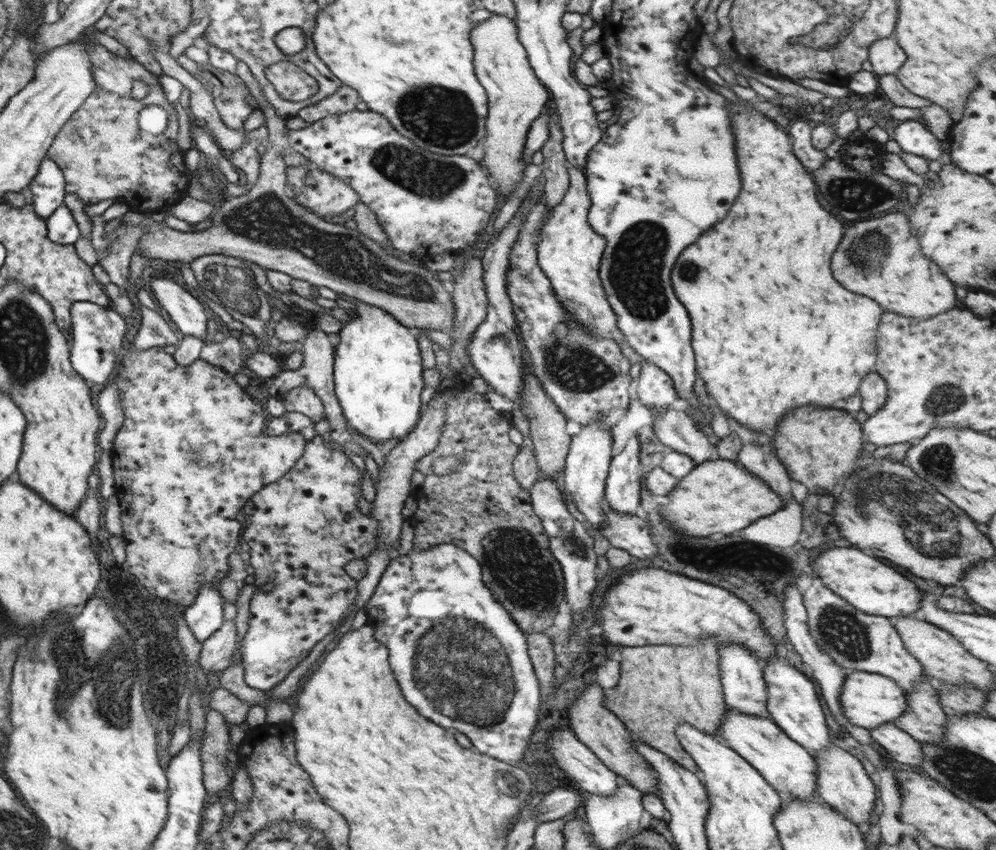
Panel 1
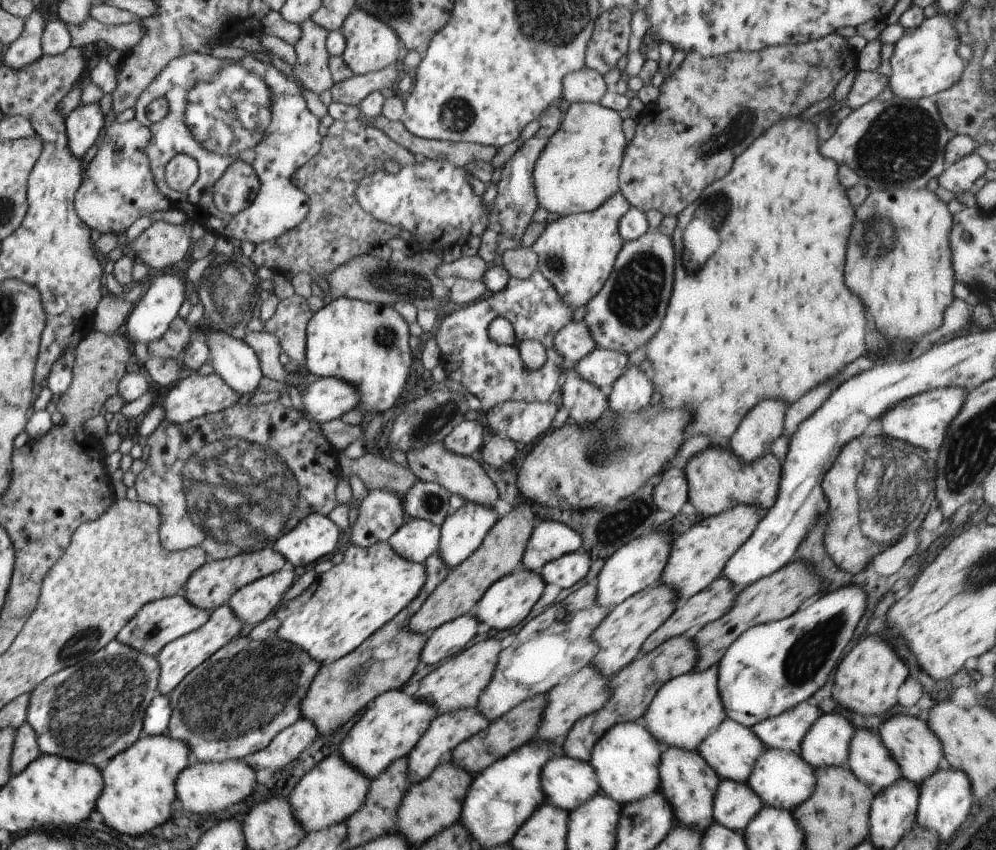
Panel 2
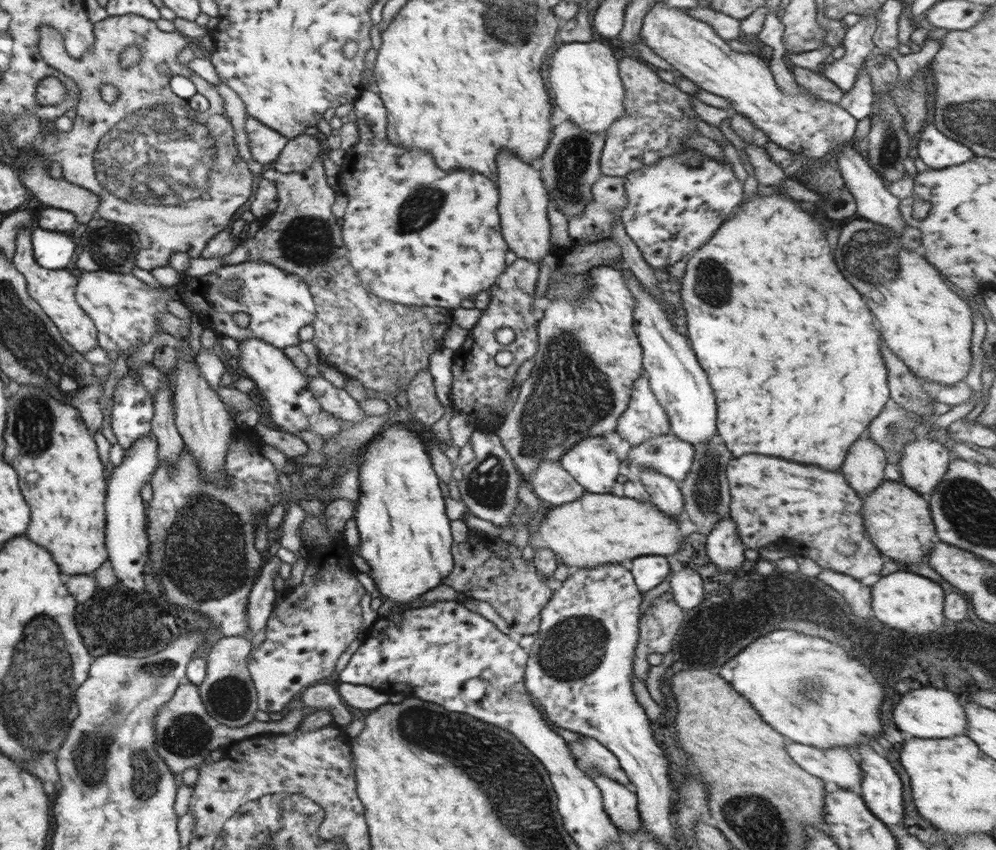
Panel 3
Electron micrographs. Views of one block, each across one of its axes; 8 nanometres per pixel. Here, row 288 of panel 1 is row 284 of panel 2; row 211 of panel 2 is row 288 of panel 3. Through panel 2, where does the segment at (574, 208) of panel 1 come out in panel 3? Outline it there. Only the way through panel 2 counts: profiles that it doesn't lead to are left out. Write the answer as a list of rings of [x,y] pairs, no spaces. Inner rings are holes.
[[[596,266],[596,268],[592,268],[586,275],[588,275],[588,280],[584,282],[584,291],[586,291],[586,285],[588,285],[588,294],[586,294],[586,296],[582,296],[582,298],[578,298],[578,300],[554,298],[554,300],[551,300],[551,304],[548,308],[543,312],[543,316],[539,319],[538,326],[536,326],[539,342],[538,351],[534,356],[536,363],[534,364],[530,378],[521,385],[520,394],[518,394],[518,399],[514,407],[510,412],[506,413],[504,420],[502,420],[496,432],[501,438],[506,452],[512,457],[517,471],[521,476],[522,474],[526,474],[526,476],[528,476],[528,474],[534,474],[534,470],[536,470],[536,468],[540,466],[540,462],[544,462],[544,460],[556,460],[556,462],[559,462],[560,458],[562,458],[562,454],[568,452],[574,444],[578,444],[578,442],[582,442],[582,440],[586,440],[586,438],[594,438],[596,436],[603,437],[608,436],[608,434],[616,433],[618,420],[623,416],[626,408],[628,408],[634,382],[637,382],[638,378],[645,375],[645,371],[643,370],[643,351],[633,325],[636,297],[630,293],[630,289],[628,289],[628,285],[626,285],[626,279],[624,279],[624,273],[622,273],[620,269],[614,269],[614,267]]]

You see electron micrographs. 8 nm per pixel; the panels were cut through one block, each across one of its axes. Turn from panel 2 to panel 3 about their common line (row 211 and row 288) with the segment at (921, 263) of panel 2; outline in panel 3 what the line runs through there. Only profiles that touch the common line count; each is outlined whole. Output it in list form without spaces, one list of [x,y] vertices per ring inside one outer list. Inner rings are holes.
[[[861,217],[851,218],[851,222],[848,222],[842,232],[838,234],[838,244],[836,244],[836,250],[834,250],[834,260],[838,264],[838,268],[844,272],[846,280],[860,292],[864,294],[866,298],[866,304],[870,306],[874,318],[878,321],[879,331],[881,332],[881,338],[884,339],[886,346],[890,348],[890,351],[899,359],[904,362],[904,365],[912,372],[912,374],[923,381],[937,383],[938,385],[943,385],[944,387],[954,387],[960,381],[964,381],[968,376],[971,366],[972,366],[972,313],[970,306],[954,291],[952,291],[942,280],[941,274],[934,265],[930,264],[926,257],[920,250],[908,250],[902,246],[900,243],[899,236],[896,235],[890,228],[882,226],[882,224],[874,224],[870,220],[866,220]]]

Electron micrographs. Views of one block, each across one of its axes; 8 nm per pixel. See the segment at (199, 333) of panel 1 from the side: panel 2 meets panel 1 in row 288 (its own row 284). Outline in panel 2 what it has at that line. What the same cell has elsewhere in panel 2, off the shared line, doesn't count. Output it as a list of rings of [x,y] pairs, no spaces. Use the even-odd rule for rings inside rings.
[[[166,273],[164,275],[156,275],[148,288],[148,291],[139,300],[132,309],[126,321],[126,338],[133,342],[152,342],[158,340],[172,324],[172,321],[178,317],[180,306],[185,301],[186,287],[183,279],[176,274]]]

